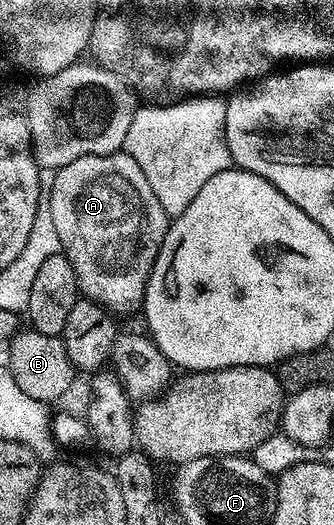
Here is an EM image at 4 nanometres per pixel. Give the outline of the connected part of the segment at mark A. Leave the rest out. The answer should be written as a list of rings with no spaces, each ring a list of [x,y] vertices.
[[[123,150],[112,155],[87,155],[70,161],[70,165],[57,167],[53,189],[46,194],[55,232],[61,242],[62,254],[74,265],[81,296],[94,303],[101,303],[114,313],[139,308],[144,301],[144,290],[152,272],[158,249],[168,232],[170,216],[158,205],[146,173],[138,161]]]

